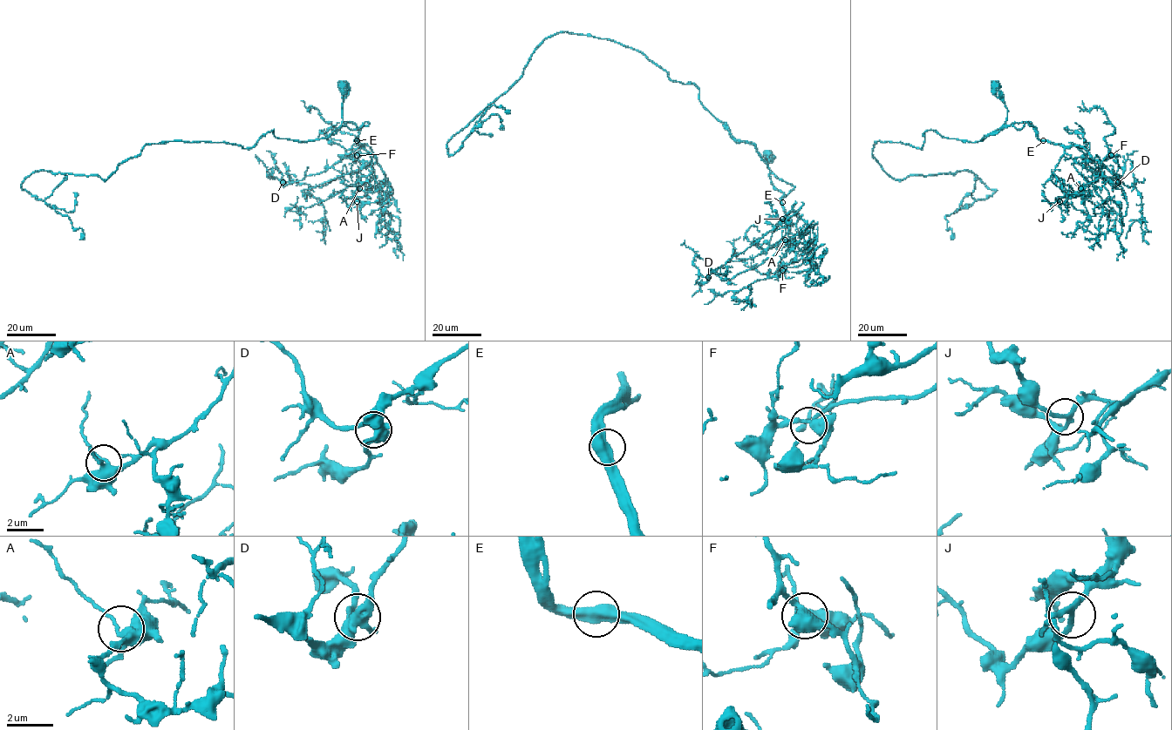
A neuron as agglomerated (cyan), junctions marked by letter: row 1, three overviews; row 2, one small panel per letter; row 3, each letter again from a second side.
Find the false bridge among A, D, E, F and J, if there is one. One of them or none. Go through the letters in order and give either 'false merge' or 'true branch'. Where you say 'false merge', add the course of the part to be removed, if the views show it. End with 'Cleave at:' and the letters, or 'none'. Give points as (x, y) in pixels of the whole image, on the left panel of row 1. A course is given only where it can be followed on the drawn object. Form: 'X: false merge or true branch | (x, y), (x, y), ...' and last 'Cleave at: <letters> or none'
A: true branch
D: true branch
E: true branch
F: true branch
J: true branch
Cleave at: none

